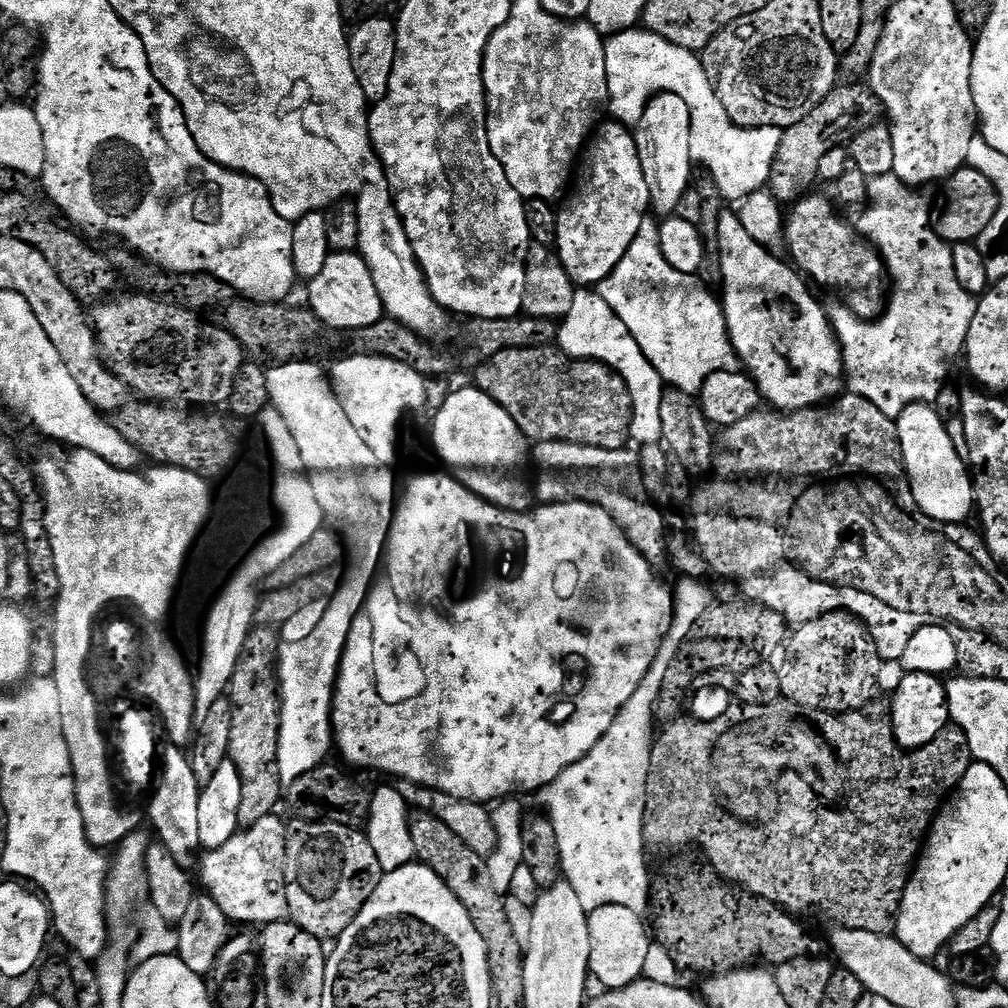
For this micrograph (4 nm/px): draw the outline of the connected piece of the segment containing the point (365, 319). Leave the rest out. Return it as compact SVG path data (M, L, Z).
M359 251L332 252L326 258L326 264L313 280L307 281L307 307L318 317L321 325L332 328L365 328L374 326L374 322L385 319L384 303L374 286L374 278L368 269L368 263Z

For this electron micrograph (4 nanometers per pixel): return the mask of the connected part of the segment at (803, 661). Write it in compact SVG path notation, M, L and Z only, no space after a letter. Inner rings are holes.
M827 612L799 625L791 633L783 656L784 665L779 665L778 671L780 694L785 701L815 708L817 712L841 713L867 709L877 699L876 679L882 661L867 628L855 616Z

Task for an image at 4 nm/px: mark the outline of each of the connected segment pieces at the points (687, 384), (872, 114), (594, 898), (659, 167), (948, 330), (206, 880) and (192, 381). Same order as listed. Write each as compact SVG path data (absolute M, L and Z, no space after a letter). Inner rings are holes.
M644 219L642 230L638 230L634 242L630 242L630 250L626 250L622 262L618 262L616 269L598 285L598 291L606 306L626 322L626 330L630 330L634 342L638 342L643 359L654 368L665 385L696 394L710 374L733 367L734 353L728 340L721 301L708 293L711 292L709 285L696 276L674 270L674 266L666 262L660 249L660 229L655 219Z
M839 83L806 117L783 129L767 183L769 192L782 204L793 203L813 189L814 182L819 181L818 165L826 151L845 145L852 133L873 127L885 115L884 104L871 85L848 83L852 84Z
M681 577L675 585L672 621L646 676L615 716L614 722L586 755L567 767L552 783L541 788L541 808L554 826L560 848L560 865L566 882L574 882L586 906L612 900L626 902L630 894L644 892L640 858L640 802L645 800L652 757L655 706L670 663L682 642L714 602L705 581Z
M662 93L655 96L645 106L641 120L634 127L634 135L638 146L638 158L642 158L642 174L646 174L646 186L650 190L651 211L661 212L659 215L667 218L675 213L679 198L690 189L694 180L694 161L690 154L690 110L676 94Z
M876 176L868 181L868 198L859 213L858 231L879 251L890 277L890 295L884 311L877 319L859 320L842 302L836 302L833 308L827 309L828 321L832 324L844 359L847 391L874 402L882 414L893 418L900 416L902 410L911 404L937 403L936 399L944 388L944 379L948 376L948 356L959 357L963 353L978 303L977 297L964 290L958 282L952 249L933 227L931 198L919 196L916 192L919 191L915 187L902 183L897 176Z
M273 814L258 818L226 842L226 846L205 851L199 857L203 891L226 914L229 921L267 926L283 921L290 912L290 892L284 889L288 863L288 838L285 821Z
M151 294L135 295L105 299L90 312L90 323L110 371L135 395L136 392L140 395L137 397L148 402L183 402L188 406L227 405L234 390L234 378L238 378L238 370L246 362L244 347L226 330L200 319L178 304Z

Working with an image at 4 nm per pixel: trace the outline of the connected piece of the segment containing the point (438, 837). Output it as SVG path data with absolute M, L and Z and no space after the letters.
M420 814L411 821L412 841L416 851L415 859L419 863L432 868L442 882L466 906L466 914L474 922L478 934L482 934L482 942L486 942L486 954L488 965L492 975L492 990L497 1001L521 999L524 990L524 952L522 940L516 937L512 929L512 920L508 917L508 908L504 905L505 897L494 890L490 880L490 870L487 869L487 859L479 856L446 822L442 822L437 816Z

